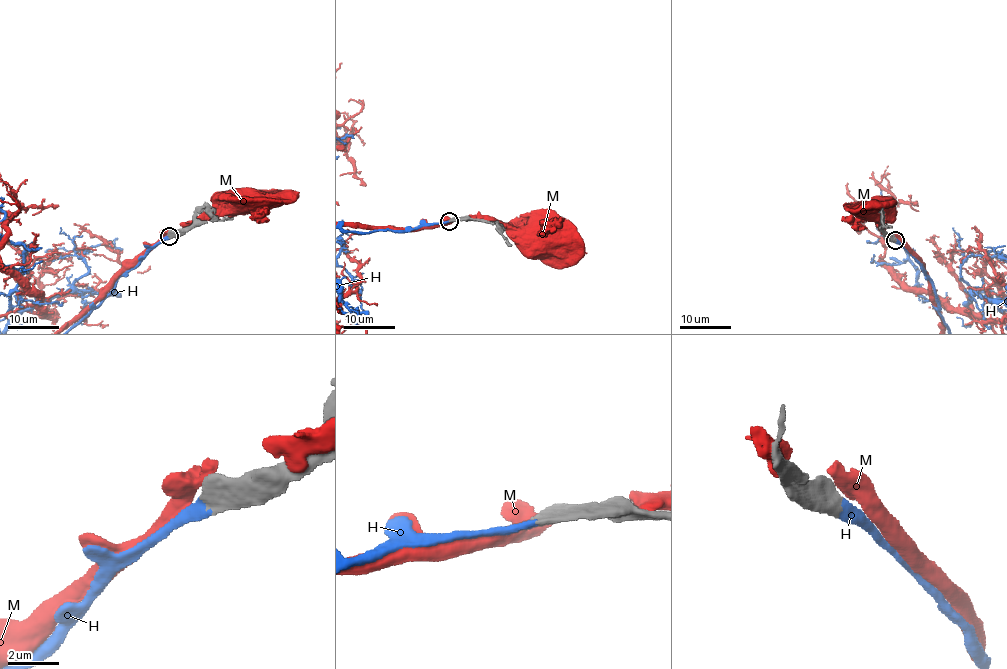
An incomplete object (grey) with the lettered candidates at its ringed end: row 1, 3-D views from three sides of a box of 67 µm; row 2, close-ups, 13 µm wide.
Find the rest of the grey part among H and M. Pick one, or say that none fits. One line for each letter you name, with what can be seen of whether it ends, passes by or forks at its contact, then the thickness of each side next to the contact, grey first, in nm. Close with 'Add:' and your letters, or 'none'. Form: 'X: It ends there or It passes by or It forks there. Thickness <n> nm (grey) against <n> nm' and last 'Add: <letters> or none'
H: It ends there. Thickness 500 nm (grey) against 400 nm
Add: H

